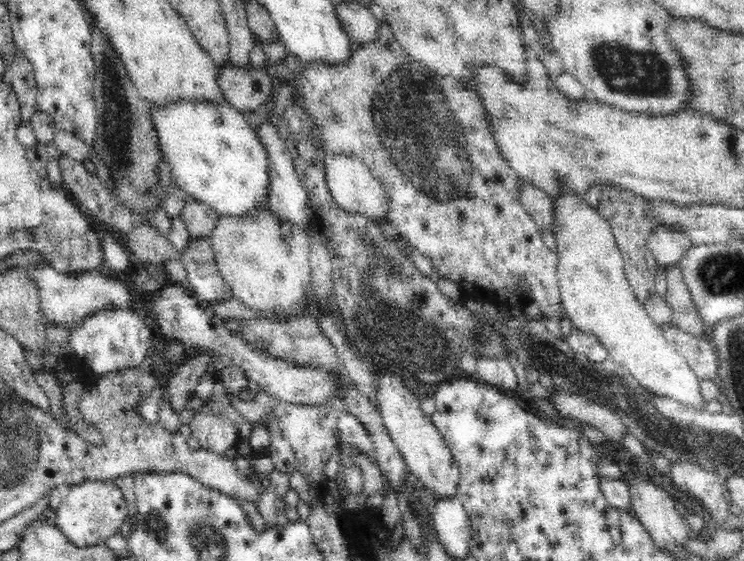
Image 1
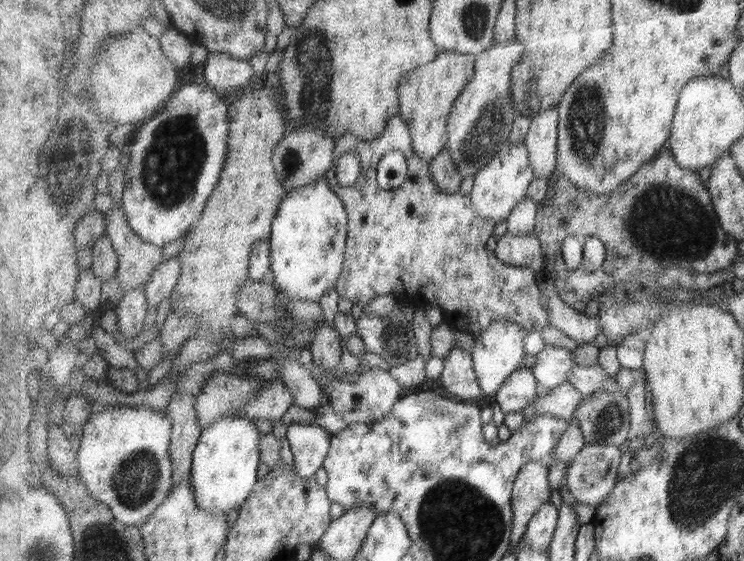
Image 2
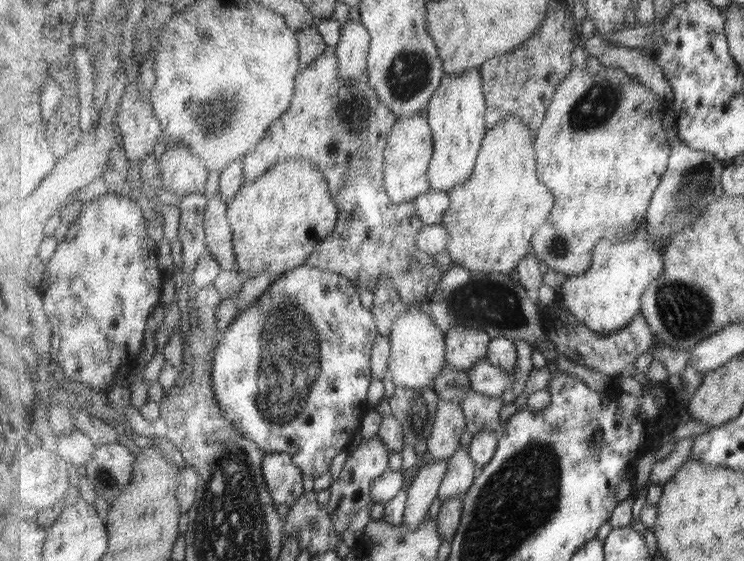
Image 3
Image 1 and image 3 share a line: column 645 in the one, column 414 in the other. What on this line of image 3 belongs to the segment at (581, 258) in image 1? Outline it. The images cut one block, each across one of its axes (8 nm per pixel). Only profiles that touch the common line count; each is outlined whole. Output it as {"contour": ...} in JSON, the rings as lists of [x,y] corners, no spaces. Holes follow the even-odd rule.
{"contour":[[[422,305],[419,309],[408,308],[395,321],[393,331],[388,336],[392,351],[389,362],[390,374],[396,387],[419,389],[425,386],[434,388],[437,376],[446,365],[446,332],[437,327],[429,308]]]}

